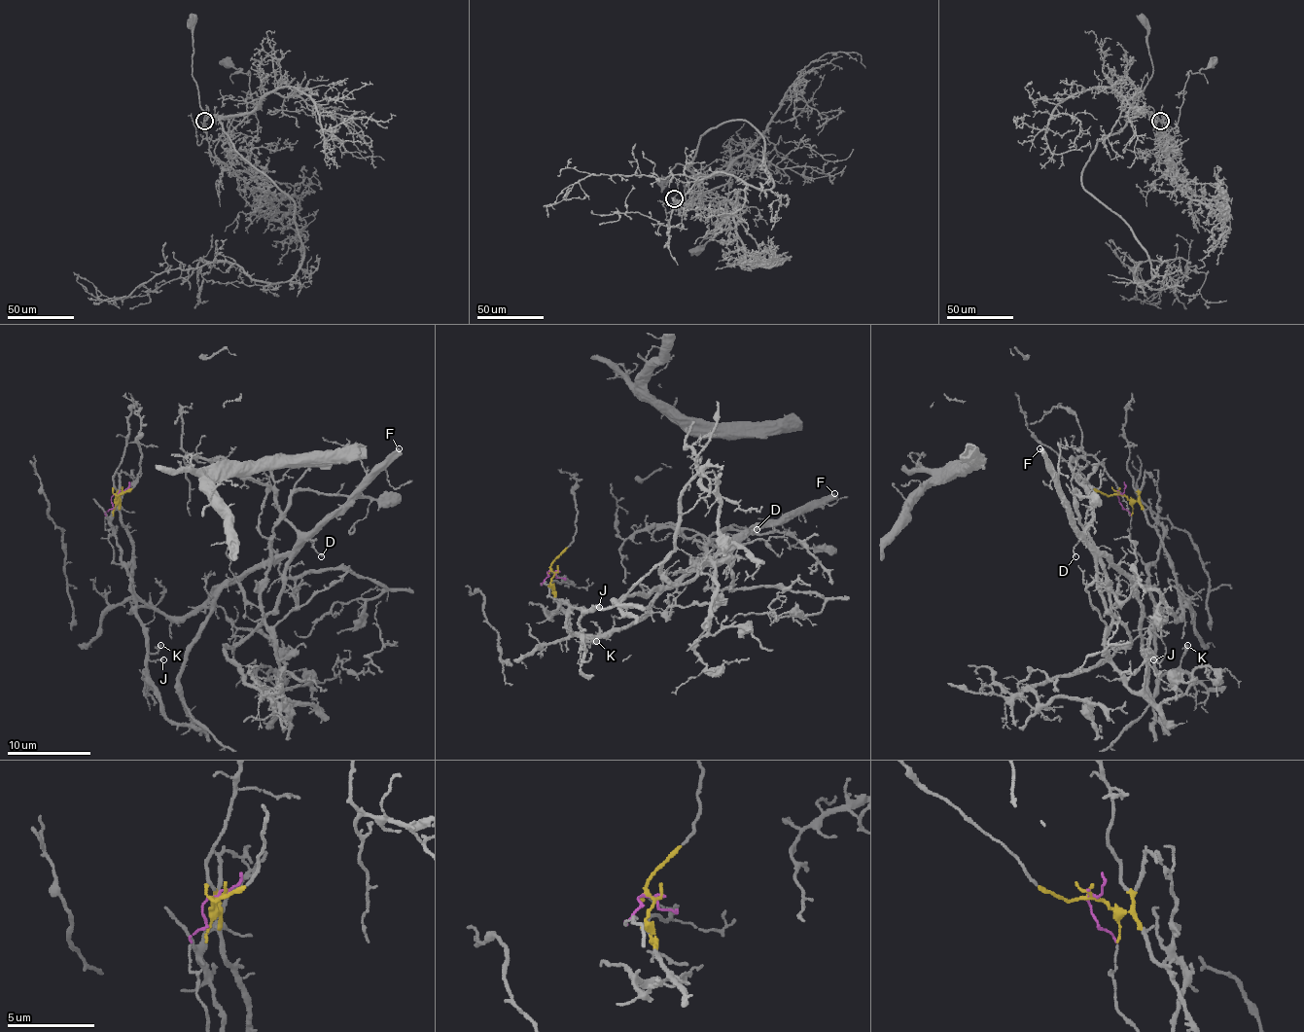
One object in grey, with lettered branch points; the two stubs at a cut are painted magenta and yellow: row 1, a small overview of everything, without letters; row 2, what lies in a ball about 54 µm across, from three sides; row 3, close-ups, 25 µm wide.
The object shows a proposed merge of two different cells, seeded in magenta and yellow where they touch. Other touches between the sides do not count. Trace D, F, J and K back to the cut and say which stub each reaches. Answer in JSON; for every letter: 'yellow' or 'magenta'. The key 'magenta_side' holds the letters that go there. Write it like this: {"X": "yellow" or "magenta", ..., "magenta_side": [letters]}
{"D": "yellow", "F": "yellow", "J": "magenta", "K": "magenta", "magenta_side": ["J", "K"]}

